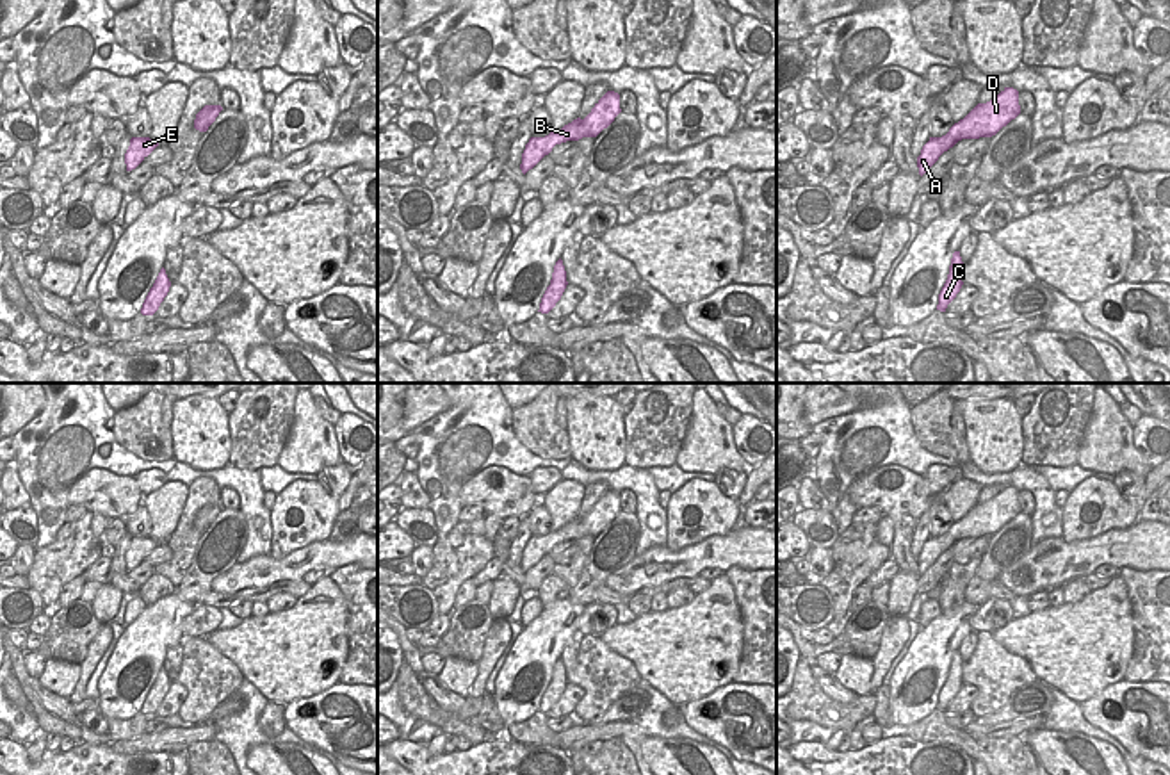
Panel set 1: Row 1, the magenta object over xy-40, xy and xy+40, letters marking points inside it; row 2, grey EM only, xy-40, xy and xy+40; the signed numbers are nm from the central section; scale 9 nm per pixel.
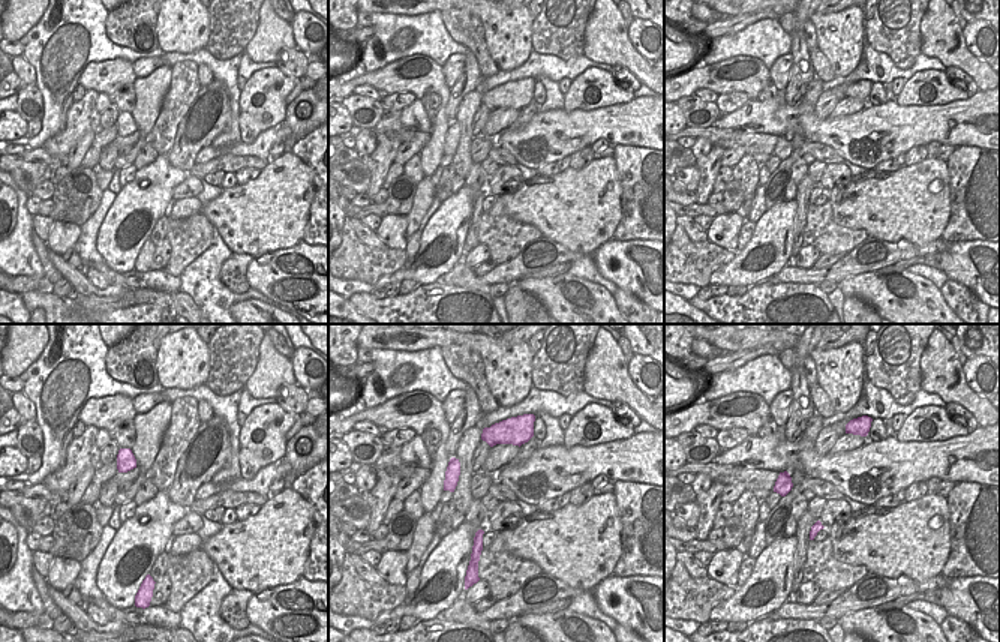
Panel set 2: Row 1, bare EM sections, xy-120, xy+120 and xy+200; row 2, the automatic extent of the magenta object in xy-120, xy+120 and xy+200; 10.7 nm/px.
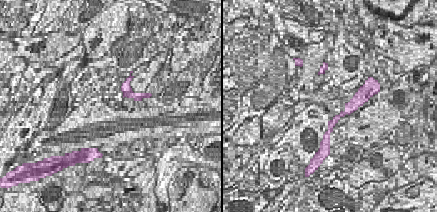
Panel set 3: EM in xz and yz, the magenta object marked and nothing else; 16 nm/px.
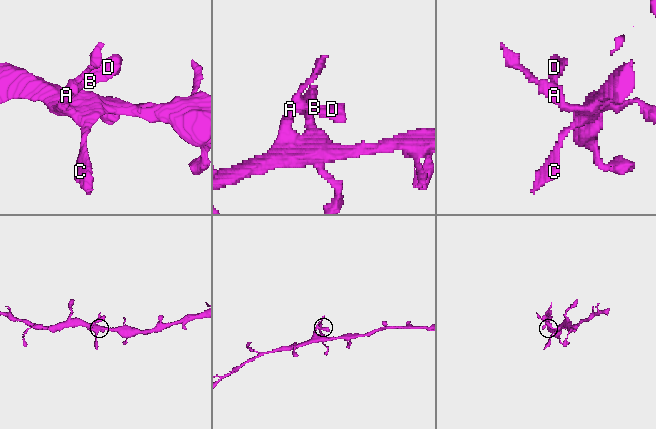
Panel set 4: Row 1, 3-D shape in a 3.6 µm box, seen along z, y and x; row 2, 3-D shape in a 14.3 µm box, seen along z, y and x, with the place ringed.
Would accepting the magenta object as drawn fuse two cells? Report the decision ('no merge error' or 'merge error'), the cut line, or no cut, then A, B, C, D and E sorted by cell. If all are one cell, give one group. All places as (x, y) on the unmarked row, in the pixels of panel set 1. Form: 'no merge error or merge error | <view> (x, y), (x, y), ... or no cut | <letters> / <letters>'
no merge error | no cut | A B C D E

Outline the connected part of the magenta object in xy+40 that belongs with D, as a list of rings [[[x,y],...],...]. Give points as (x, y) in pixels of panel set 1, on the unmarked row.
[[[1004,486],[987,502],[978,502],[963,518],[955,522],[942,536],[930,536],[917,556],[922,575],[938,556],[962,538],[992,536],[1020,513],[1019,490]]]

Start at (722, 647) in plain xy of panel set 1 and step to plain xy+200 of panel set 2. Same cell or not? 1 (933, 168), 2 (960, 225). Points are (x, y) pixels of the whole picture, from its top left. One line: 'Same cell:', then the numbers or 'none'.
Same cell: 1

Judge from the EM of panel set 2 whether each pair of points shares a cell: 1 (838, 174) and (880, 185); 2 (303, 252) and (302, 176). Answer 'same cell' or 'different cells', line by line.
1: different cells
2: different cells

